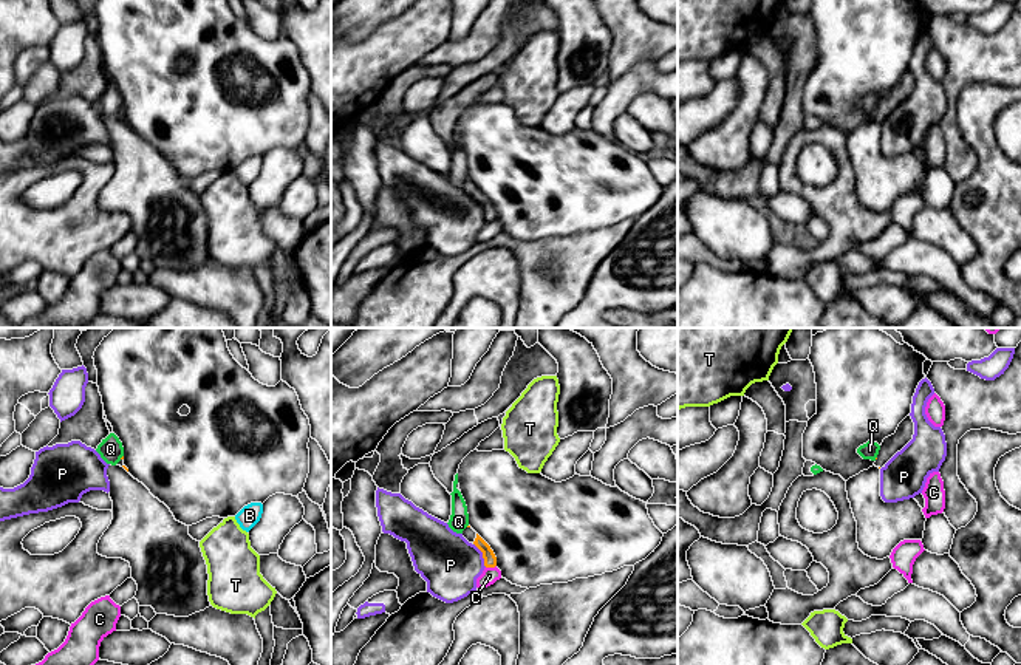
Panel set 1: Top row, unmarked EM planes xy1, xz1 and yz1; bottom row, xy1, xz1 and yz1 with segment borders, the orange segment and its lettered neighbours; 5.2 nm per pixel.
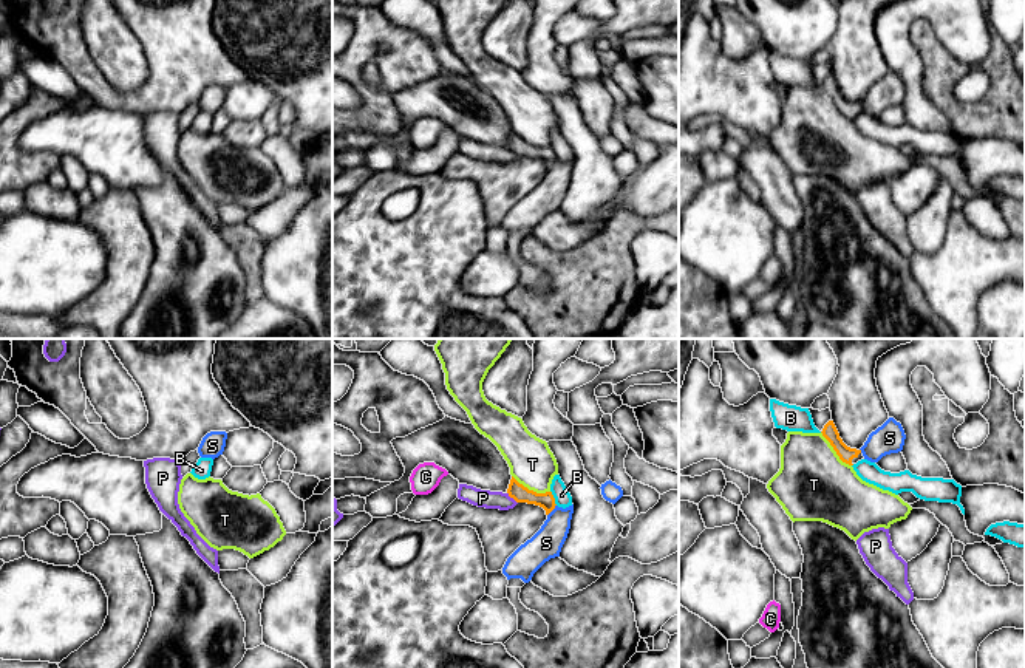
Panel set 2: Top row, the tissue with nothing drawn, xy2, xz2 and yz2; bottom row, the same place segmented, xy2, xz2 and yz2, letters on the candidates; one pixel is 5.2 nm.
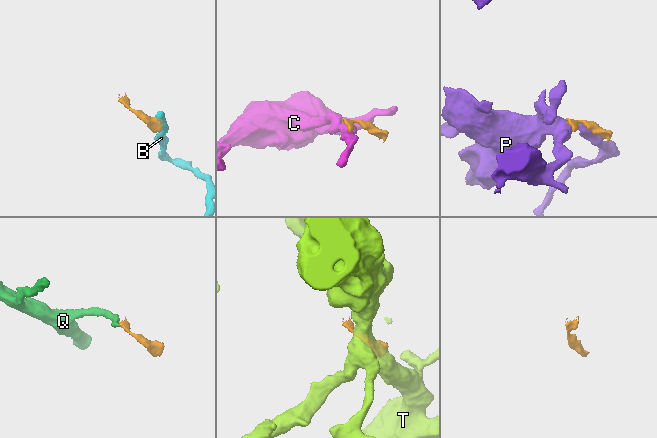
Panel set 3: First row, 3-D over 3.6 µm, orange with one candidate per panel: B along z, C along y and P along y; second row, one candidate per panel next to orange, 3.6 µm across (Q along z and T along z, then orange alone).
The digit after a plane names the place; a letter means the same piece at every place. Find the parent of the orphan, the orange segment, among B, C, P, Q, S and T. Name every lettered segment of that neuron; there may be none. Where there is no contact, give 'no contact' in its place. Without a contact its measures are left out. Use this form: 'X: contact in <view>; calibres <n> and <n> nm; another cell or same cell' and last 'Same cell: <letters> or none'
B: contact in xz2; calibres 90 and 90 nm; another cell
C: contact in xz1; calibres 70 and 90 nm; another cell
P: contact in xz1; calibres 70 and 300 nm; another cell
Q: no contact; another cell
S: contact in xz2; calibres 90 and 160 nm; another cell
T: contact in xz2; calibres 90 and 240 nm; another cell
Same cell: none

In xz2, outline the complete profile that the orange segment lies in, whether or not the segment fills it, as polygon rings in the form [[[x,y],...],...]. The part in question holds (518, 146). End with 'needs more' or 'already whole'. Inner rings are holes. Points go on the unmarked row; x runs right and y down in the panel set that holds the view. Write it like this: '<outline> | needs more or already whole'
[[[513,130],[510,133],[507,147],[516,156],[527,156],[543,161],[546,169],[549,169],[557,159],[552,145],[536,147],[519,138]]] | already whole

